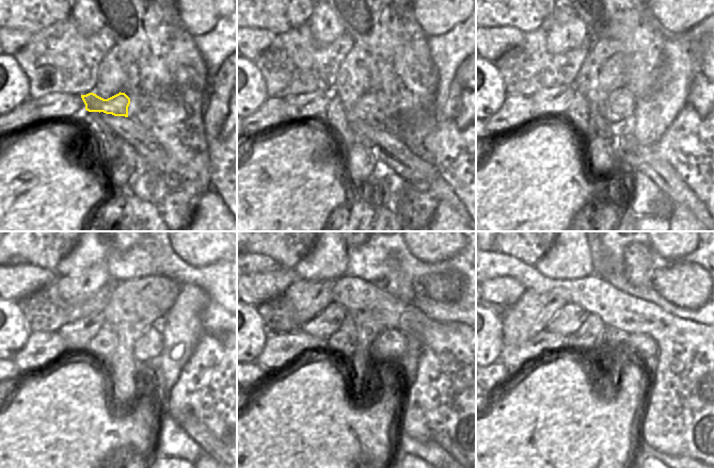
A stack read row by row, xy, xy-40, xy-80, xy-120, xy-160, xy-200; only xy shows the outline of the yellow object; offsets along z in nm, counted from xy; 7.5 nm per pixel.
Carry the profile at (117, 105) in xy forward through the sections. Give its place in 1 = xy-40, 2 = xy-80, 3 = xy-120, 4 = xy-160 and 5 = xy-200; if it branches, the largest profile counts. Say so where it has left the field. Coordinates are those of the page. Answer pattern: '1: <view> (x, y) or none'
1: xy-40 (362, 109)
2: xy-80 (623, 99)
3: xy-120 (149, 344)
4: xy-160 (392, 343)
5: xy-200 (630, 347)

